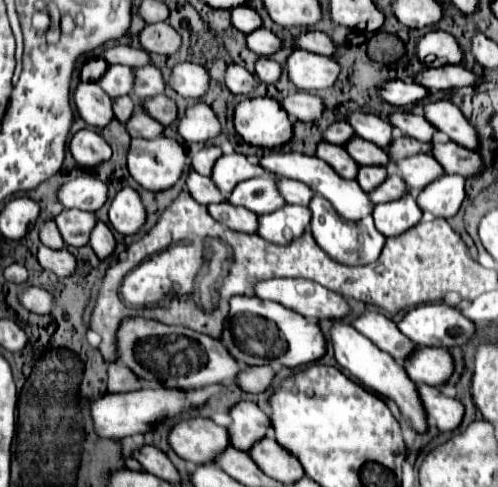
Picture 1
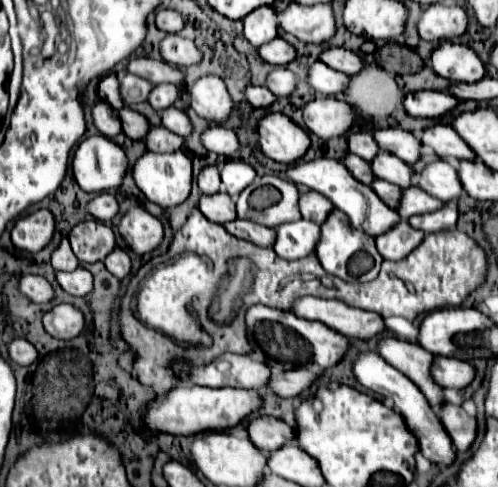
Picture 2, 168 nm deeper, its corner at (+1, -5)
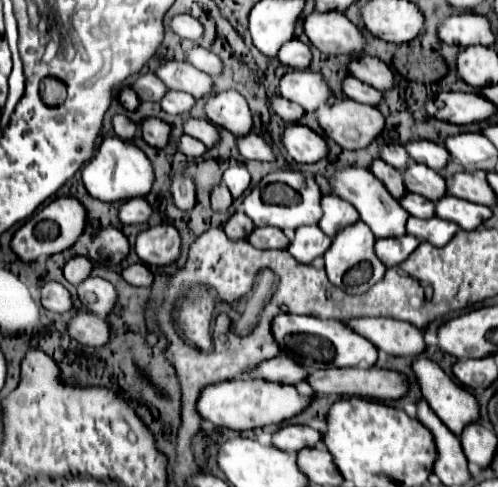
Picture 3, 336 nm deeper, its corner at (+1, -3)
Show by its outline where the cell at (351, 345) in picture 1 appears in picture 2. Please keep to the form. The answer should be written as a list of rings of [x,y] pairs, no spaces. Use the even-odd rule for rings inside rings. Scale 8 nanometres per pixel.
[[[366,352],[360,354],[354,362],[354,374],[358,378],[358,382],[362,386],[366,386],[368,390],[382,394],[384,398],[392,398],[394,406],[398,408],[398,412],[404,416],[408,428],[414,432],[414,436],[420,442],[420,452],[424,454],[426,460],[430,460],[436,466],[452,466],[456,460],[456,452],[452,450],[452,438],[446,432],[446,428],[442,426],[440,418],[436,416],[436,412],[432,410],[432,406],[426,402],[424,394],[418,390],[418,386],[406,378],[404,374],[400,374],[396,368],[392,368],[382,356],[378,356],[376,352]]]

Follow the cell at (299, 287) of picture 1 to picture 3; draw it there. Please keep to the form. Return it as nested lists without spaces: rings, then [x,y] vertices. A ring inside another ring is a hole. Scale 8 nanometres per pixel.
[[[348,318],[342,320],[350,330],[358,332],[366,340],[370,340],[378,350],[392,354],[392,356],[418,356],[424,350],[422,332],[402,320],[394,318]]]

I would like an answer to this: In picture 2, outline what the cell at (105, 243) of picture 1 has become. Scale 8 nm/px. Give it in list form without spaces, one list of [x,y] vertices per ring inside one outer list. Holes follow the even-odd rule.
[[[116,248],[112,254],[108,254],[106,260],[104,260],[104,264],[106,264],[108,272],[114,274],[118,280],[128,278],[128,274],[130,274],[130,270],[132,270],[130,256],[128,256],[124,250],[120,250],[120,248]]]

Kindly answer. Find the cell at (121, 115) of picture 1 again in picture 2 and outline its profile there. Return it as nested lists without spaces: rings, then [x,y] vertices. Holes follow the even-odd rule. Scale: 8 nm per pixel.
[[[124,106],[118,114],[122,120],[122,130],[130,140],[144,140],[146,138],[148,130],[150,130],[150,122],[146,120],[146,116],[130,110],[128,106]]]

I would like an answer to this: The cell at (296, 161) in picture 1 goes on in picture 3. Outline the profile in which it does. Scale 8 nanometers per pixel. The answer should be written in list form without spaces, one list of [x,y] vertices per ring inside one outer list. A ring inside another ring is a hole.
[[[356,166],[340,168],[328,176],[328,184],[330,184],[332,194],[350,202],[358,210],[360,220],[370,226],[376,238],[394,238],[394,236],[406,234],[406,220],[410,214],[406,214],[404,208],[398,204],[398,200],[392,198],[390,192],[382,184],[378,184],[378,178],[374,178],[370,170],[356,168]]]

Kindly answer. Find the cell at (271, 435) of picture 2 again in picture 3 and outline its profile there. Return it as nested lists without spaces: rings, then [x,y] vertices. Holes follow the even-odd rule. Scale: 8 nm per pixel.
[[[286,424],[286,426],[280,426],[272,434],[272,446],[276,446],[278,450],[284,450],[284,452],[298,452],[300,448],[318,444],[320,438],[322,438],[322,434],[308,426]]]

